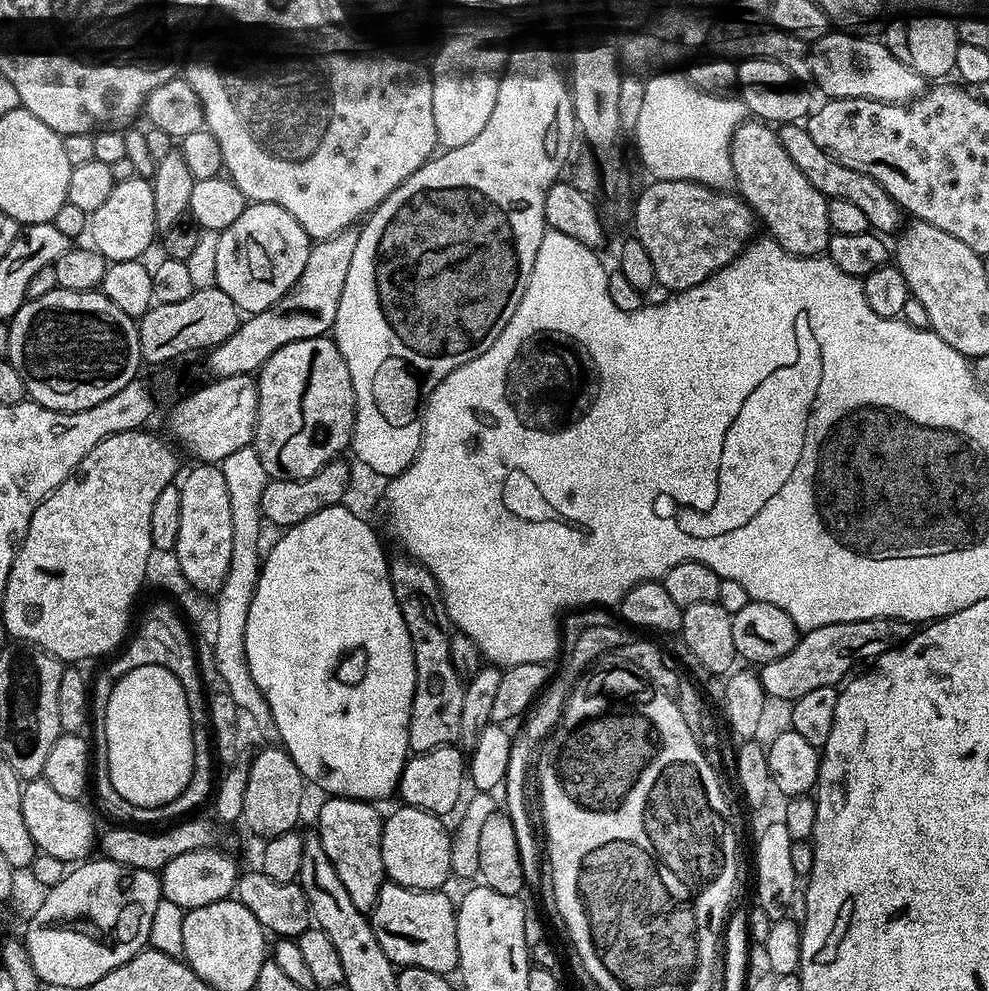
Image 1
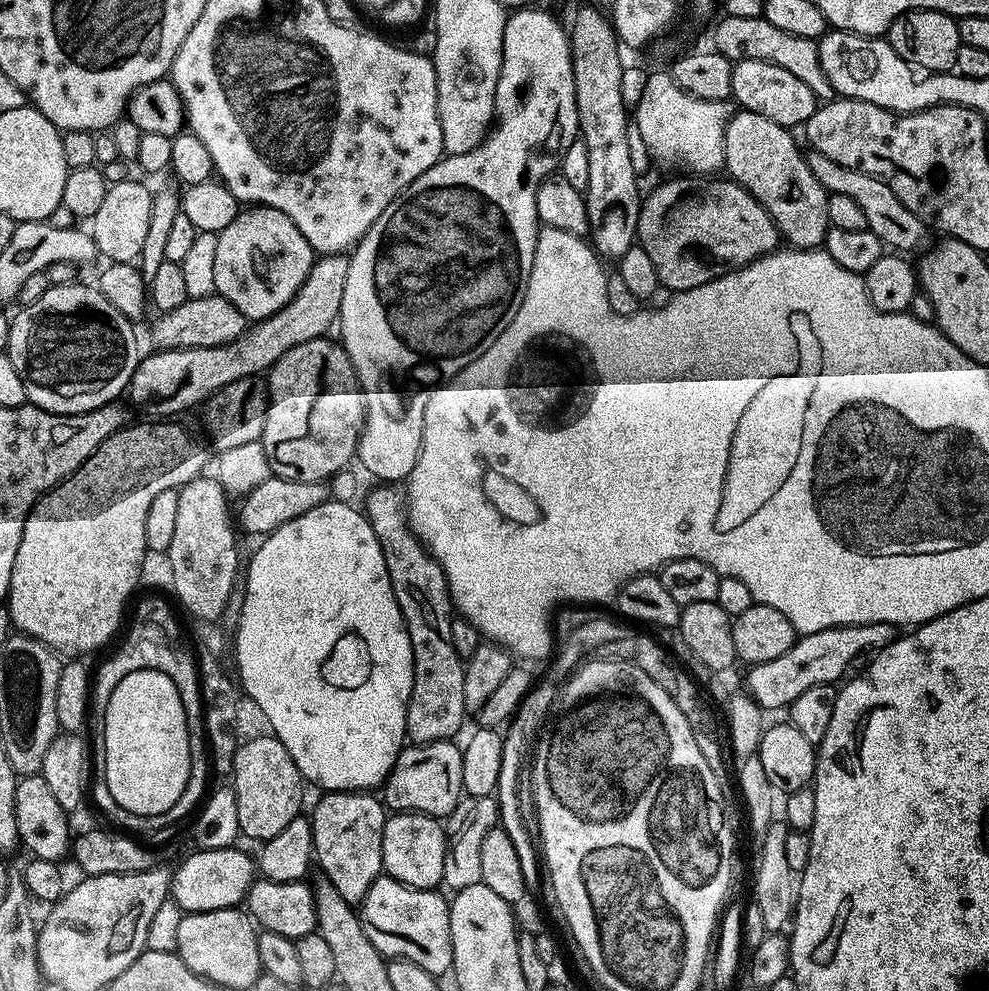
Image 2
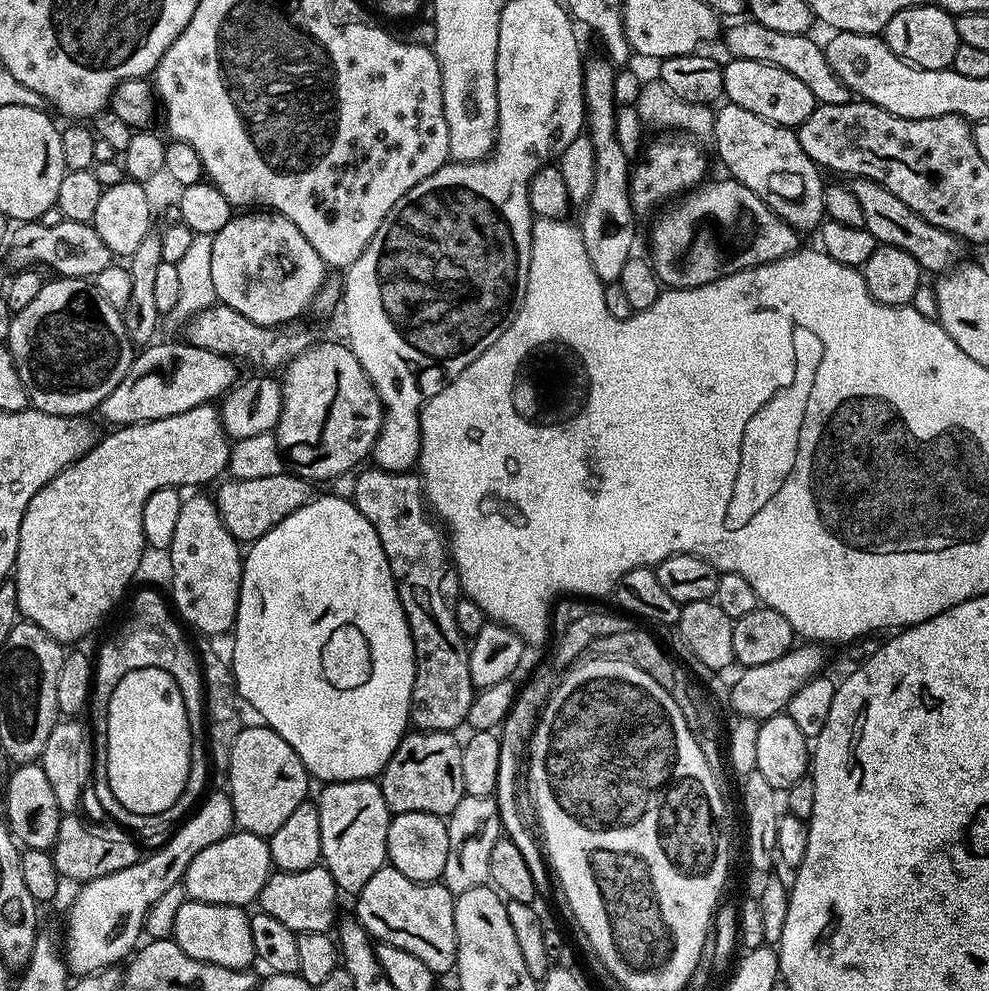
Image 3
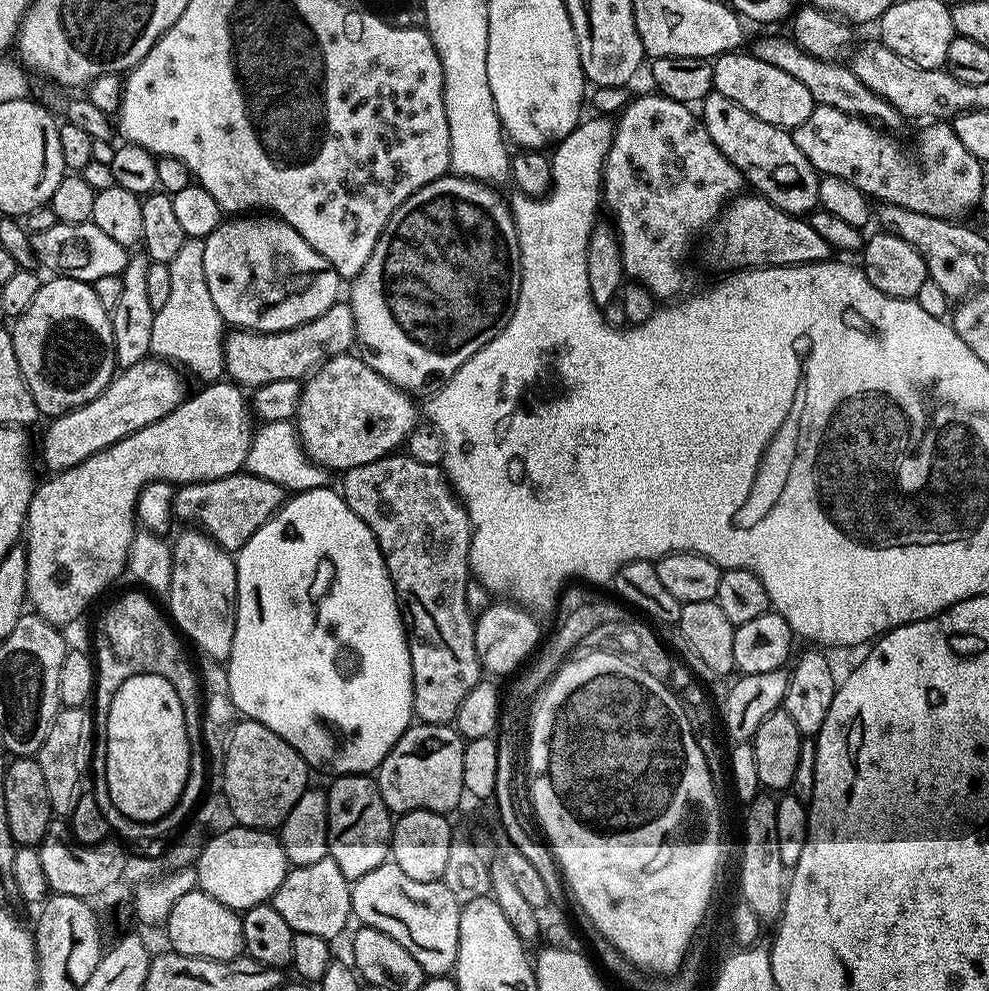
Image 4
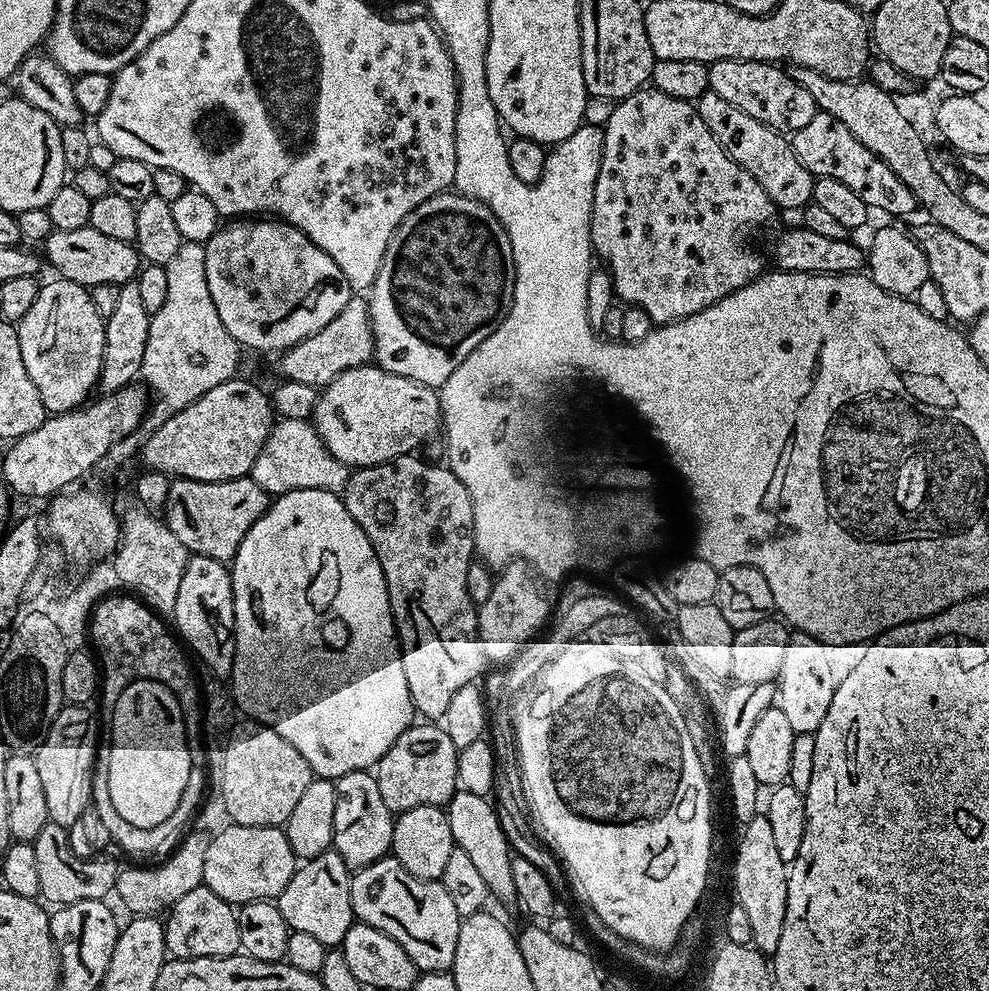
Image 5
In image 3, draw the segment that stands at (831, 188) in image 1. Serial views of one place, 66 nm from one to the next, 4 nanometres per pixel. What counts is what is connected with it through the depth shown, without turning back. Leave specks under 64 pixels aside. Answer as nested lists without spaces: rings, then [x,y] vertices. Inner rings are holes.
[[[858,176],[851,181],[850,187],[854,198],[858,198],[859,204],[862,205],[863,227],[870,230],[870,234],[874,234],[877,245],[889,244],[906,250],[918,261],[925,273],[943,274],[961,259],[962,244],[957,237],[951,232],[926,222],[926,218],[914,214],[914,210],[910,210],[910,206],[906,206],[902,198],[894,198],[894,194],[886,190],[886,186],[867,180],[865,176]]]

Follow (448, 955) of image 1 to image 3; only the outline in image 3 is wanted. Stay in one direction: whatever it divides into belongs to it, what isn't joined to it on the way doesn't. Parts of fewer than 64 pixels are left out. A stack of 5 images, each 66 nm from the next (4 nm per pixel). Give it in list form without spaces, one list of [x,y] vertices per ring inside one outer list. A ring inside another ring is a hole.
[[[380,868],[355,897],[355,919],[359,920],[373,941],[389,944],[422,958],[434,974],[451,973],[456,966],[456,927],[454,892],[447,883],[419,884],[397,868]]]

